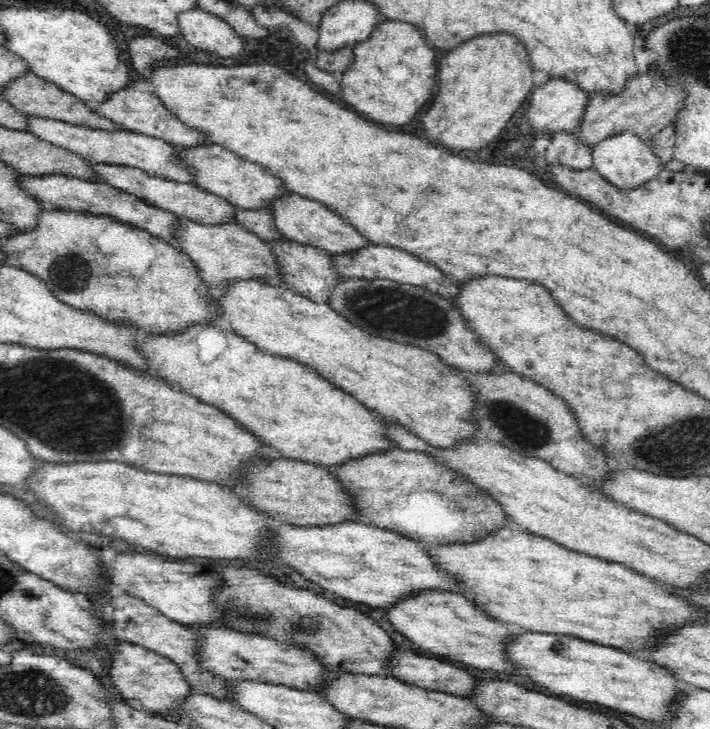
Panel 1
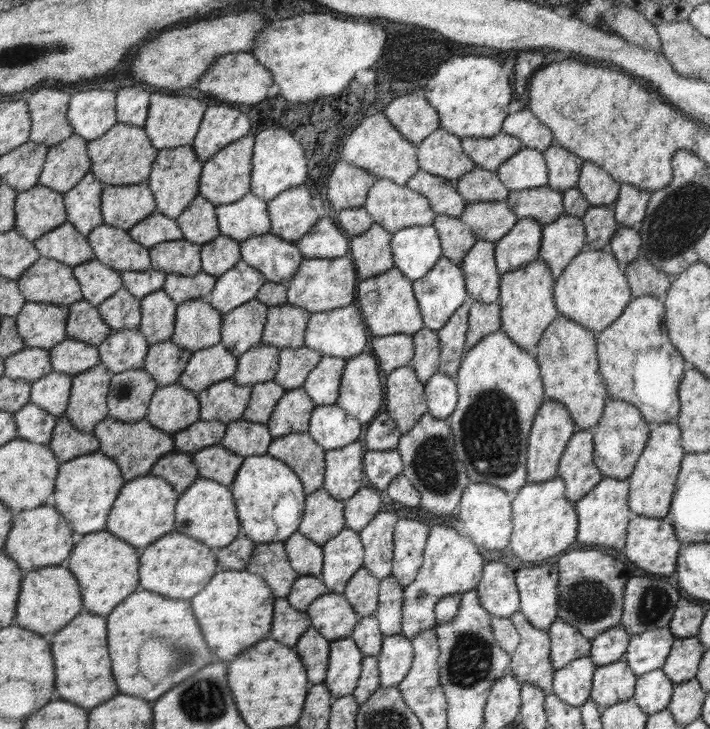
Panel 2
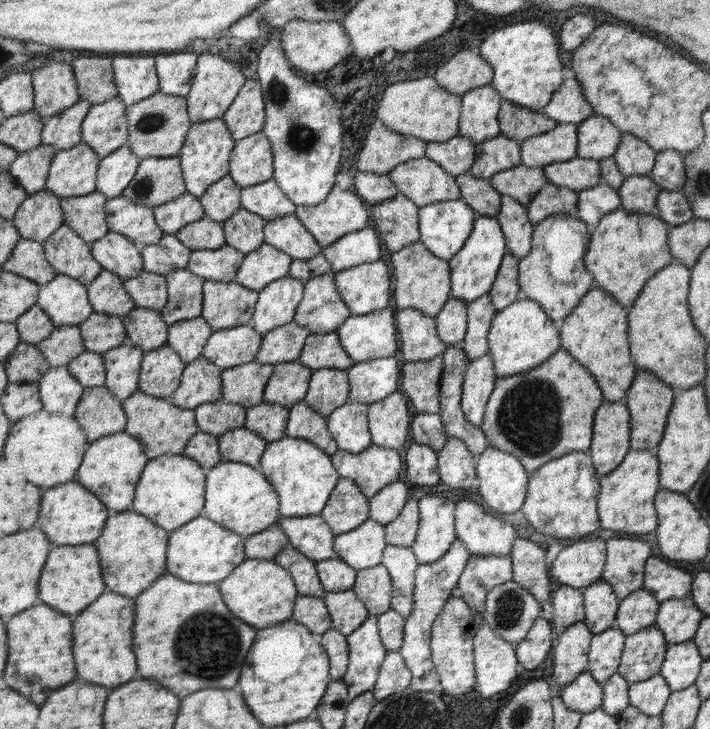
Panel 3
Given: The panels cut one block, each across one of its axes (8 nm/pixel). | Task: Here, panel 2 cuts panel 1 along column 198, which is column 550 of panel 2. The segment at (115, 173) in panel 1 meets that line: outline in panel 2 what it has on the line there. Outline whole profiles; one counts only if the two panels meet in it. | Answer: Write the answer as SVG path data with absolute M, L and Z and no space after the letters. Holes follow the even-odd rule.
M546 184L535 189L510 191L506 201L518 218L533 218L543 225L562 216L562 193Z

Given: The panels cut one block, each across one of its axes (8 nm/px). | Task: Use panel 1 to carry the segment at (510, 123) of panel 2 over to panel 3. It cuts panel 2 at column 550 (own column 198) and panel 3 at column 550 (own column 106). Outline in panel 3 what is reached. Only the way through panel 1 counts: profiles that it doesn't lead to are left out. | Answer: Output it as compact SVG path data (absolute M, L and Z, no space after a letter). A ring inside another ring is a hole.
M575 77L565 79L552 94L543 115L555 120L555 123L569 123L578 125L593 114L592 108L583 98L582 88Z

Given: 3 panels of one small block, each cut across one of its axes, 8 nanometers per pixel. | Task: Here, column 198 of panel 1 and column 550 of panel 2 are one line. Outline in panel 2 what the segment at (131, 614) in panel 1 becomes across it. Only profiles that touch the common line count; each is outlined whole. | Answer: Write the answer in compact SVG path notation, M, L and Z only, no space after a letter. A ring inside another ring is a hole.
M518 611L511 614L511 622L515 630L518 631L519 638L517 648L513 652L513 660L509 671L514 674L514 678L522 684L526 682L531 686L539 686L540 689L546 694L551 694L553 689L553 666L550 665L550 637L545 630L535 630L535 627L527 622L525 615Z

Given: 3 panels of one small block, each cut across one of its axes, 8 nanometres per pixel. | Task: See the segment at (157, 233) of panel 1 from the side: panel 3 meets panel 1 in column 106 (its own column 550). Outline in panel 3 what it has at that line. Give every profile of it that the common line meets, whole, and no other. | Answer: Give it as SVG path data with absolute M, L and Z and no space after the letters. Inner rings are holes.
M547 181L537 193L529 205L526 206L526 215L534 226L547 217L559 214L568 214L575 217L577 191L569 190L564 186L555 186Z

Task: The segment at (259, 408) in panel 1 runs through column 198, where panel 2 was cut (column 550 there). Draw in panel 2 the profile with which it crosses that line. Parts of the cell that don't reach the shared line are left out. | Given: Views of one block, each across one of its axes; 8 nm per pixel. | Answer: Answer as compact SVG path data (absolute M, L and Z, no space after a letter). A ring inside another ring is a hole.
M558 315L547 325L541 340L532 351L542 374L545 398L560 402L570 413L577 430L591 430L601 418L605 399L608 397L603 379L599 375L595 334L570 319Z

